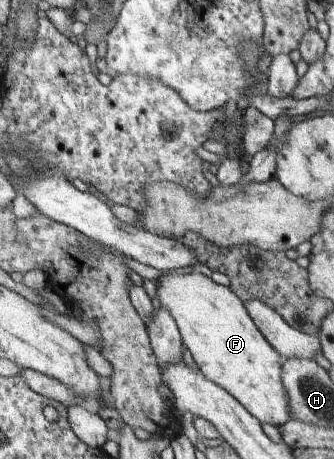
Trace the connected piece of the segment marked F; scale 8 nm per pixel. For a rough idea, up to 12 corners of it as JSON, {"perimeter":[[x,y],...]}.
{"perimeter":[[156,281],[202,374],[256,420],[292,418],[286,359],[228,287]]}

